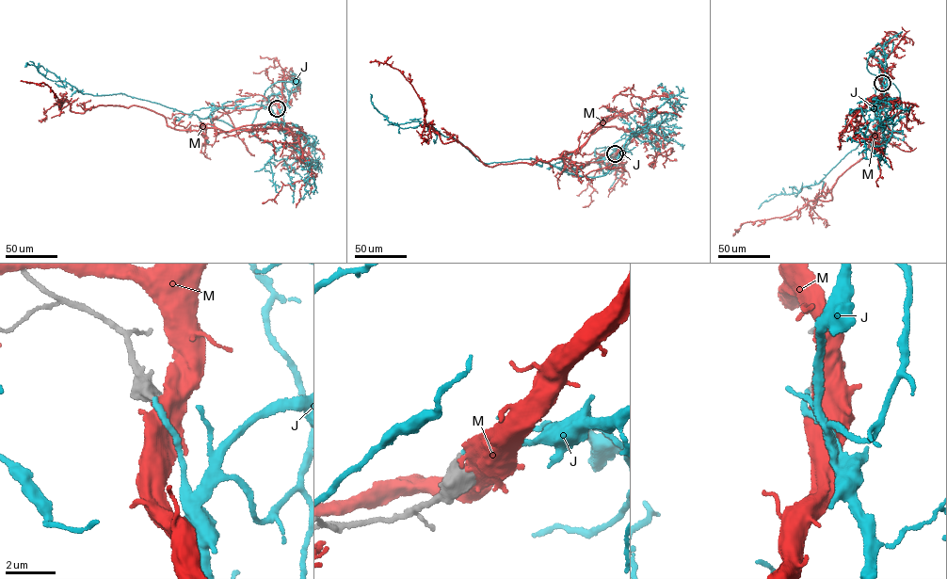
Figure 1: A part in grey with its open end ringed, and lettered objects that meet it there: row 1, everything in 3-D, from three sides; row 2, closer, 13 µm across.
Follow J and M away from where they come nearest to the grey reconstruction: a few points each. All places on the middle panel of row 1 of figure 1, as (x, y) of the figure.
J: (615, 153), (623, 150), (636, 131), (603, 173), (595, 149), (617, 149)
M: (616, 154), (635, 135), (600, 126), (550, 160), (488, 166), (456, 140), (443, 143), (399, 71), (370, 62)

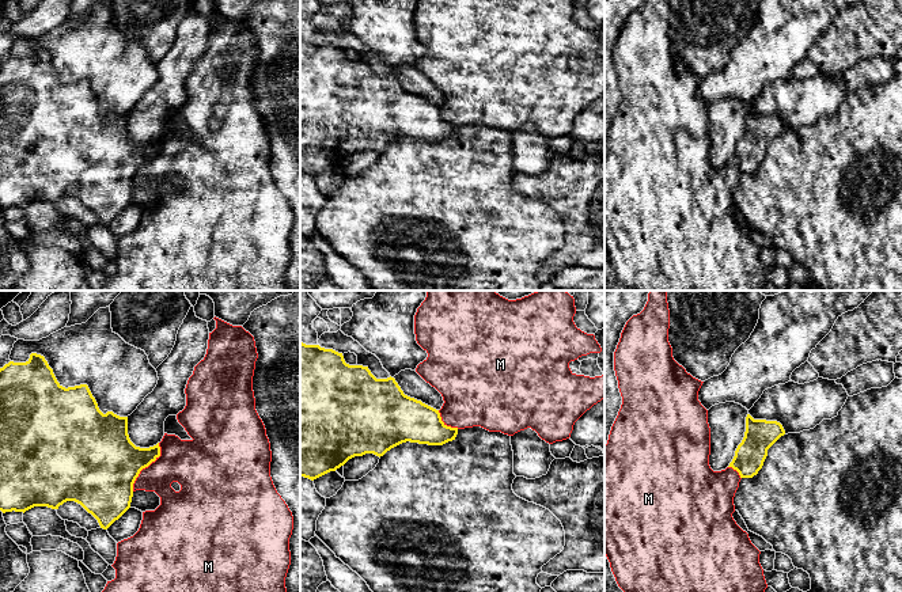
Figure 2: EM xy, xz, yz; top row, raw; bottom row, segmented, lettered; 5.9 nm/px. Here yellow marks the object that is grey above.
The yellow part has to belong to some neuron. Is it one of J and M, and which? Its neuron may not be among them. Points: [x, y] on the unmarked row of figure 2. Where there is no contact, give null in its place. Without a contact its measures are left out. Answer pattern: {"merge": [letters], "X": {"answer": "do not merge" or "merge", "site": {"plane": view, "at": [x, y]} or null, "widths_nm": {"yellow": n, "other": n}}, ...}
{"merge": [], "J": {"answer": "do not merge", "site": null}, "M": {"answer": "do not merge", "site": {"plane": "xy", "at": [146, 162]}, "widths_nm": {"yellow": 420, "other": 280}}}

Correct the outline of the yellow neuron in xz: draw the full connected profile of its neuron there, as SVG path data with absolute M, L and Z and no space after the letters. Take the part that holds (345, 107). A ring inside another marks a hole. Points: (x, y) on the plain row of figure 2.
M300 37L300 172L314 177L355 152L374 149L380 153L406 137L443 141L456 130L458 124L447 122L439 106L405 91L394 73L376 75L368 62L346 60L342 49Z

